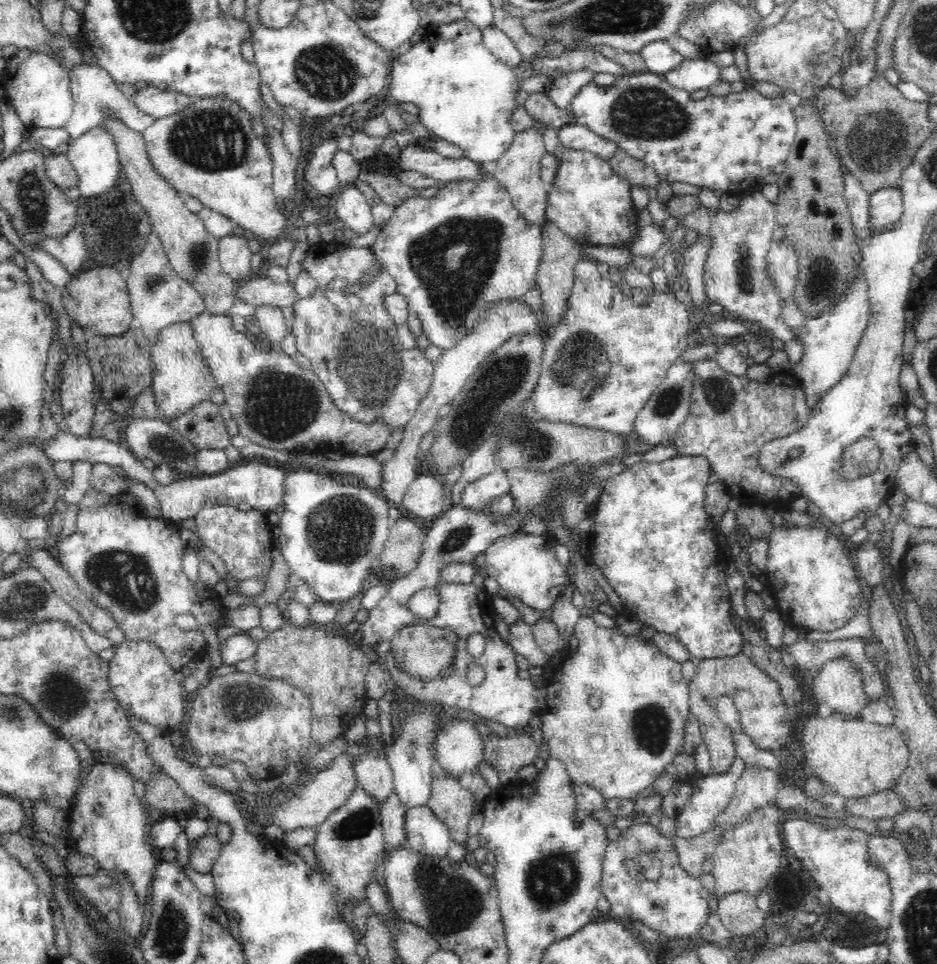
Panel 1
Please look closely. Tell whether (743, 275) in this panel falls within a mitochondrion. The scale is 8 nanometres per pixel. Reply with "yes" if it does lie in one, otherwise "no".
yes

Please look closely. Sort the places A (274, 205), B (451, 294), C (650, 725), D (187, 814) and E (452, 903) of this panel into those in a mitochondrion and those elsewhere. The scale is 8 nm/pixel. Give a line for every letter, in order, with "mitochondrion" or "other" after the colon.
A: other
B: mitochondrion
C: mitochondrion
D: other
E: mitochondrion

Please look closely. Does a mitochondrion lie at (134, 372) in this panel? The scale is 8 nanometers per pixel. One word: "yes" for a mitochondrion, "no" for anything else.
no

